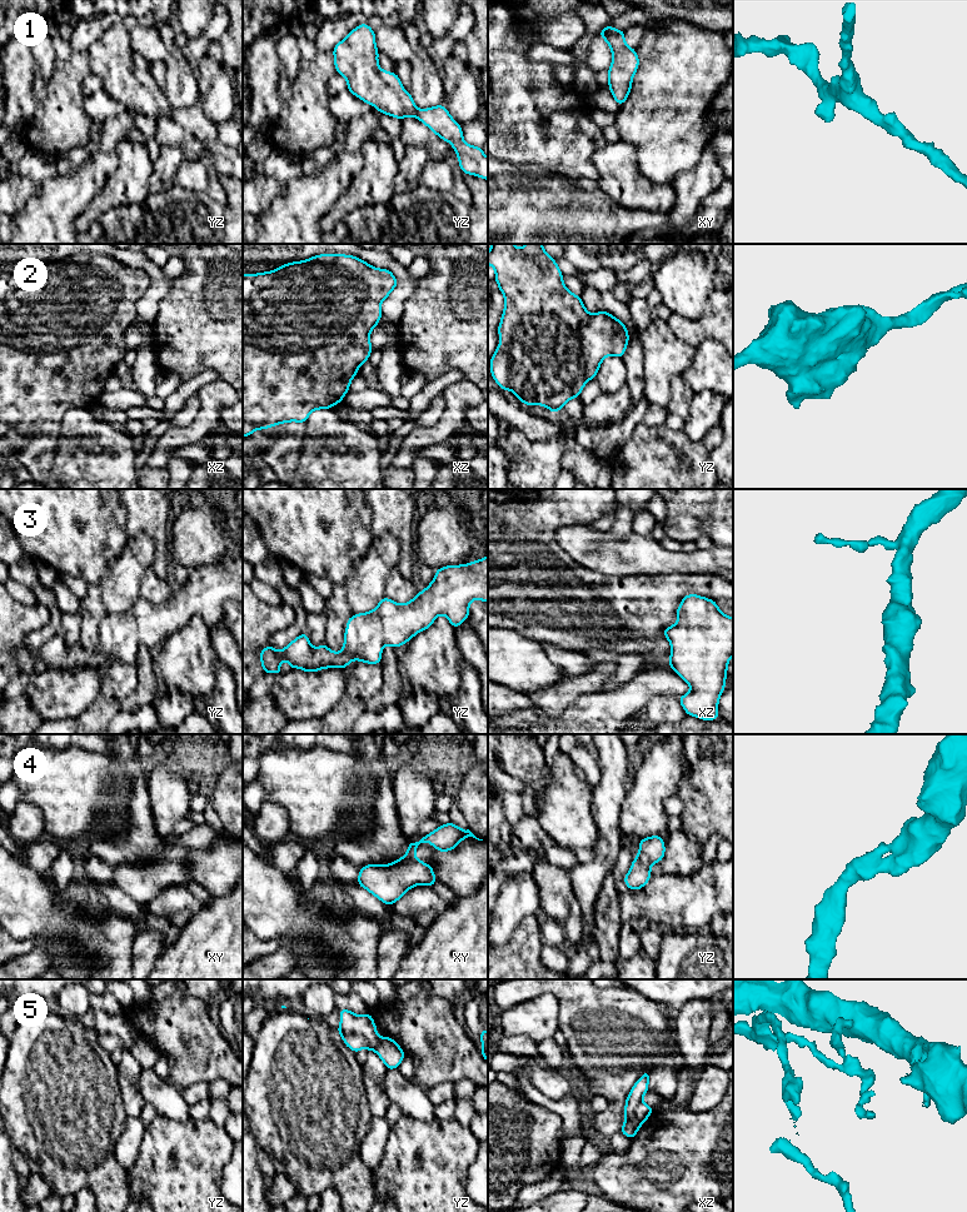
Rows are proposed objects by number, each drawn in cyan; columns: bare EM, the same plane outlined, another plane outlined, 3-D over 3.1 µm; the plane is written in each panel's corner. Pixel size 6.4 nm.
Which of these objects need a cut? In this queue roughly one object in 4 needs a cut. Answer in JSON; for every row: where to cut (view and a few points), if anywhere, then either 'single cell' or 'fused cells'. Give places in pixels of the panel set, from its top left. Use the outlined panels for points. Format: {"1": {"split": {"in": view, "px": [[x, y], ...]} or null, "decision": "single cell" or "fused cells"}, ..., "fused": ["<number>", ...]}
{"1": {"split": null, "decision": "single cell"}, "2": {"split": null, "decision": "single cell"}, "3": {"split": null, "decision": "single cell"}, "4": {"split": null, "decision": "single cell"}, "5": {"split": {"in": "yz", "px": [[338, 1028], [345, 1032], [360, 1033], [374, 1047], [380, 1043]]}, "decision": "fused cells"}, "fused": ["5"]}

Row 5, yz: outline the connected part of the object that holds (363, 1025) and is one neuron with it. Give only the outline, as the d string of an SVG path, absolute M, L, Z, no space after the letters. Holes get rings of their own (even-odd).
M348 1008L338 1011L340 1014L339 1029L348 1033L363 1034L374 1048L380 1044L382 1038L377 1034L377 1026L370 1013L358 1016Z

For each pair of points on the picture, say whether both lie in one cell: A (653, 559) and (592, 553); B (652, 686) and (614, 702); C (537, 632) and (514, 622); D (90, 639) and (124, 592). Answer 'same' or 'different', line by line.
A: same
B: same
C: same
D: same

